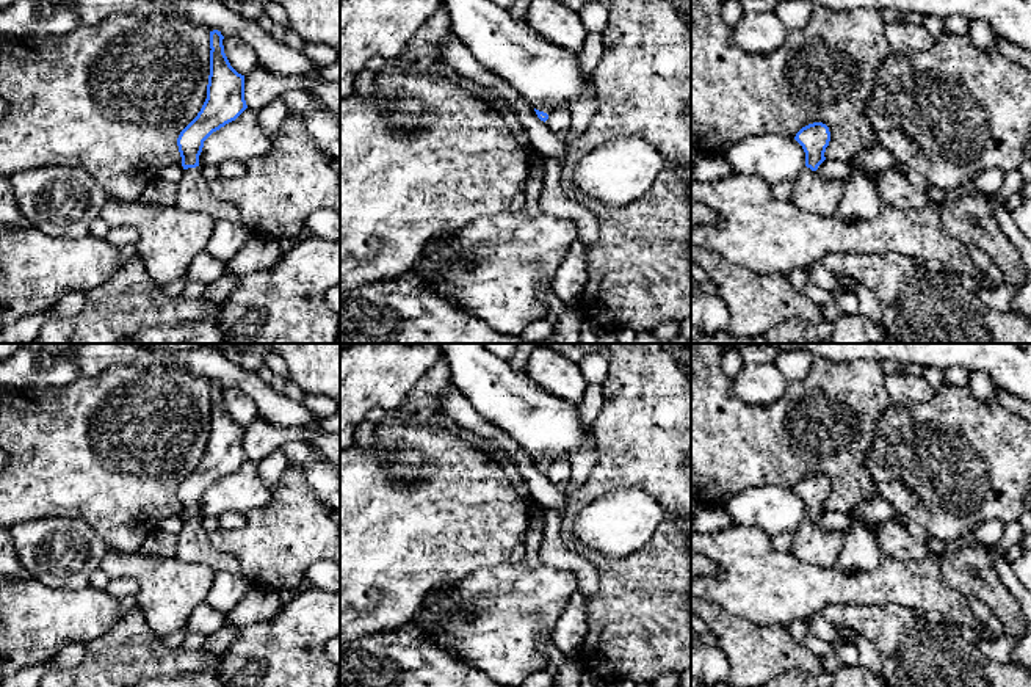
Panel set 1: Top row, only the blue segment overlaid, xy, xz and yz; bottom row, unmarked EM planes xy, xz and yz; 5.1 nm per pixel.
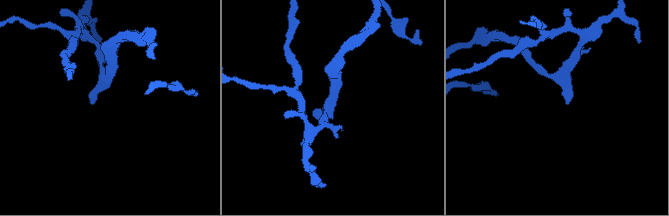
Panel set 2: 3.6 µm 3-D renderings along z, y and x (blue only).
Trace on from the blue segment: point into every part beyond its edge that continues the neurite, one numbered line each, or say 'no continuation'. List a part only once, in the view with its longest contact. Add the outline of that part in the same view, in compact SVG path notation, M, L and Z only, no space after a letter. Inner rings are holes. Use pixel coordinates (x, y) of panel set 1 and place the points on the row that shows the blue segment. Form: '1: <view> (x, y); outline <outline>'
1: xy (193, 195); outline M199 166L183 171L175 205L186 212L204 212L215 220L241 223L240 212L233 204L216 199L212 194Z

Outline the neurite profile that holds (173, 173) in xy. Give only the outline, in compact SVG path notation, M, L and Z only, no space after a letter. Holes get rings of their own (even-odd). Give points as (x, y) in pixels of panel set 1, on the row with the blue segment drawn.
M182 163L169 165L158 173L160 182L179 184L183 177L183 166Z

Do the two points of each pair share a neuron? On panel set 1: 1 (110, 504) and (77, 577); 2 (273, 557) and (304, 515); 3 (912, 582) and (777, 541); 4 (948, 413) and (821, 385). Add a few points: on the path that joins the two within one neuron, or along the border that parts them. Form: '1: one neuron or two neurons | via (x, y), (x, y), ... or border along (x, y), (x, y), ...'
1: two neurons | border along (63, 518), (82, 519), (112, 548)
2: one neuron | via (276, 546), (295, 526)
3: two neurons | border along (768, 537), (774, 548), (790, 552)
4: two neurons | border along (893, 403), (878, 419), (873, 435)

